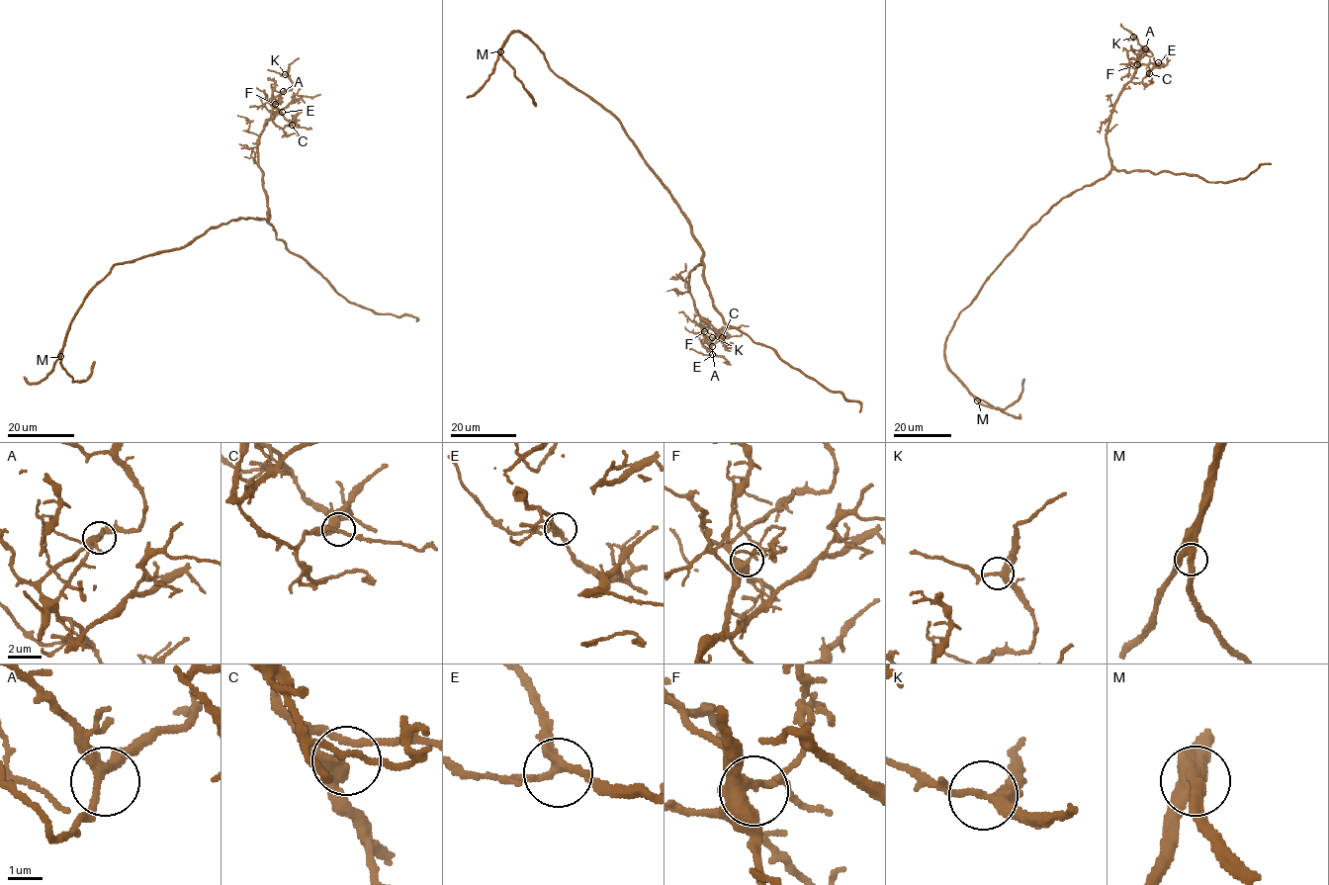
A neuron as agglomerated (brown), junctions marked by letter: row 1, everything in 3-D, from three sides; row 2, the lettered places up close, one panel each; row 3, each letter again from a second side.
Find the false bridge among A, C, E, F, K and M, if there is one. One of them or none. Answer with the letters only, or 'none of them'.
none of them

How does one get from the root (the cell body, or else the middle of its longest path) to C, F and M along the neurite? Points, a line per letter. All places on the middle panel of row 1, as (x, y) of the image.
C: (655, 173), (686, 220), (702, 252), (701, 263), (689, 276), (688, 289), (694, 308), (722, 337)
F: (655, 173), (686, 220), (702, 252), (701, 263), (689, 273), (688, 289), (704, 331)
M: (655, 173), (615, 117), (557, 76), (531, 39), (517, 31), (507, 37), (500, 51)

